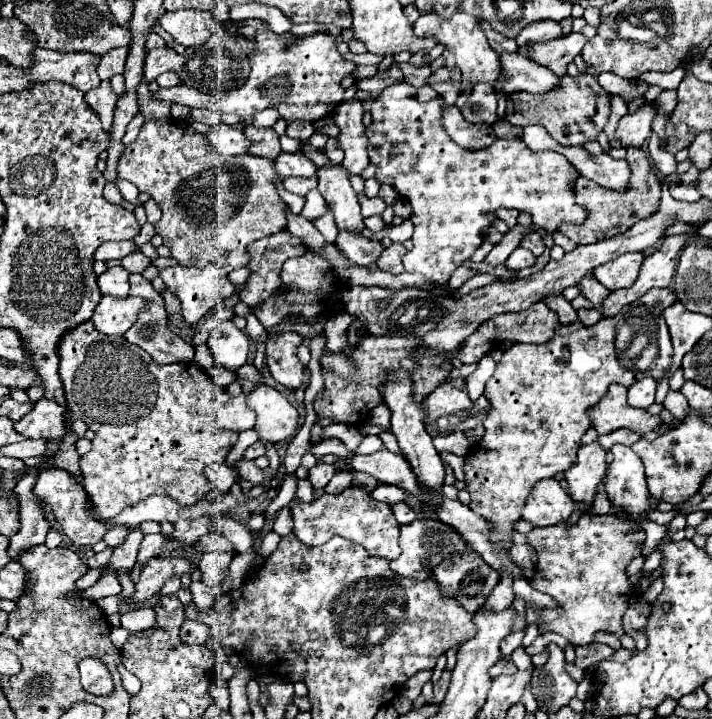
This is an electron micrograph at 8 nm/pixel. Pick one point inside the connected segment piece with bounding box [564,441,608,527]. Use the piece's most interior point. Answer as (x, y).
(583, 478)

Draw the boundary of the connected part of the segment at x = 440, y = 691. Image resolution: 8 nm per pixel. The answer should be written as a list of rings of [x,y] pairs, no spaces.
[[[444,669],[440,681],[434,685],[434,699],[432,699],[430,703],[440,703],[440,701],[444,699],[444,695],[446,695],[446,691],[448,691],[448,683],[450,683],[450,671]]]

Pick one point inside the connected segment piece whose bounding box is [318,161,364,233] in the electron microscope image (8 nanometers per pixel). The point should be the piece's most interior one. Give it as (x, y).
(333, 183)

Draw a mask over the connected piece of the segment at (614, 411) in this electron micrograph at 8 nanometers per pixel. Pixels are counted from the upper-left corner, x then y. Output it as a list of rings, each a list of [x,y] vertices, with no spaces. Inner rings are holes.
[[[612,385],[606,397],[592,407],[592,425],[598,435],[608,435],[616,429],[636,431],[640,437],[650,435],[660,423],[660,415],[652,415],[648,409],[636,409],[626,403],[626,387]]]

